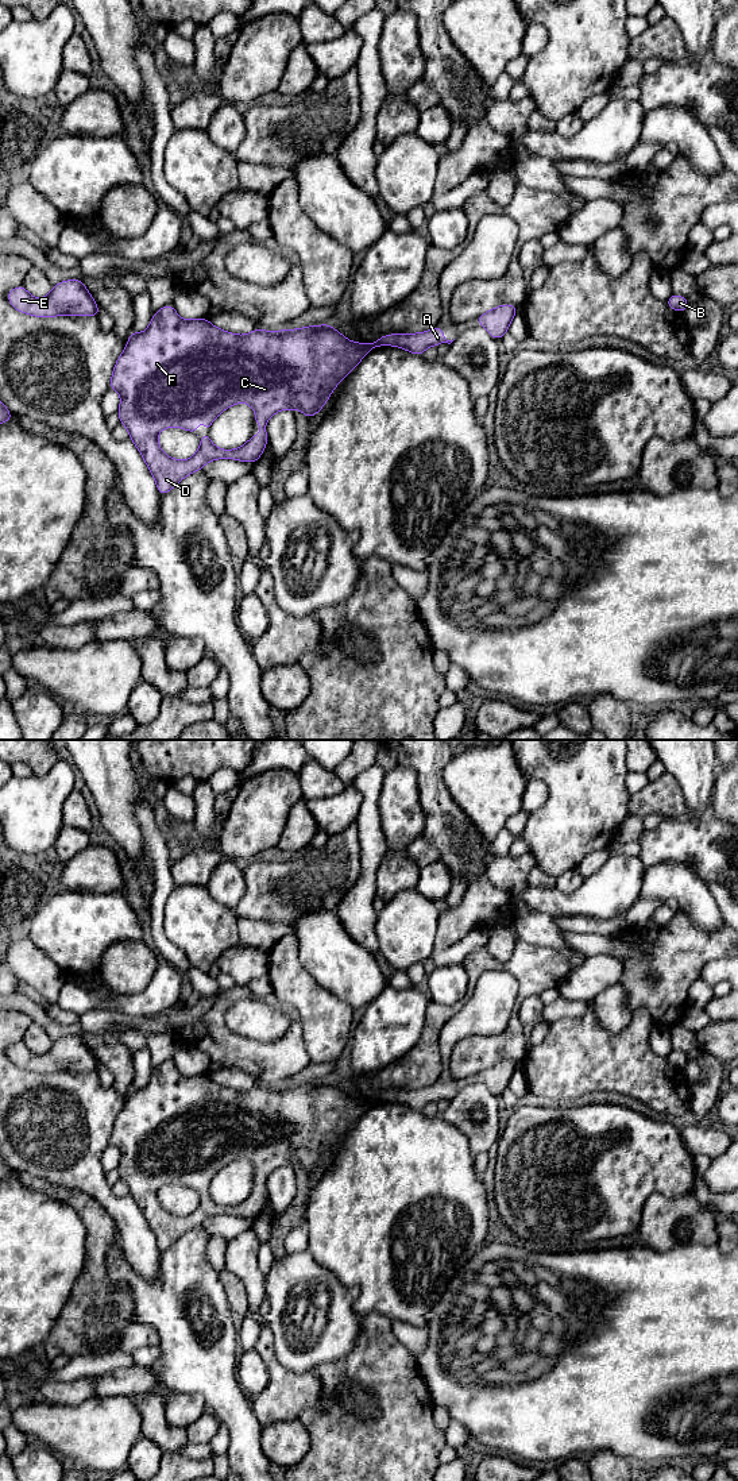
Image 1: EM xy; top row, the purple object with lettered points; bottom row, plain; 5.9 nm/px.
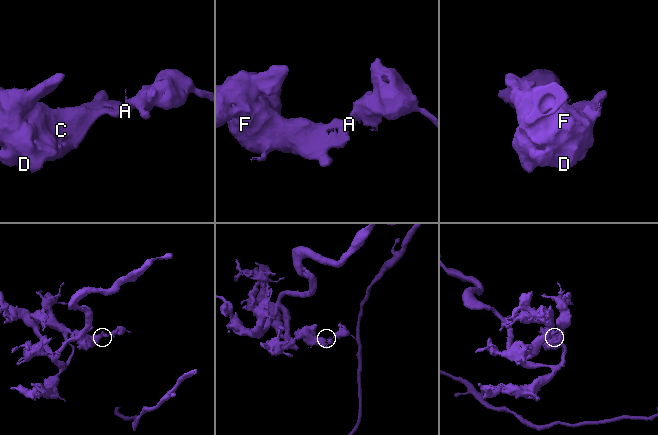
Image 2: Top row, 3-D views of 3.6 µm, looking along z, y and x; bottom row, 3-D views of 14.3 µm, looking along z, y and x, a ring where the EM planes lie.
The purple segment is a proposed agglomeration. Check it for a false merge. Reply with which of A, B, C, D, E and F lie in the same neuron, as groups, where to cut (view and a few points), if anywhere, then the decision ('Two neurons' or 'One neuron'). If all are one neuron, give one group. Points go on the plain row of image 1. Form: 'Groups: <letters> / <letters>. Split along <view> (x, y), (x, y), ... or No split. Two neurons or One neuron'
Groups: A B C D E F. No split. One neuron

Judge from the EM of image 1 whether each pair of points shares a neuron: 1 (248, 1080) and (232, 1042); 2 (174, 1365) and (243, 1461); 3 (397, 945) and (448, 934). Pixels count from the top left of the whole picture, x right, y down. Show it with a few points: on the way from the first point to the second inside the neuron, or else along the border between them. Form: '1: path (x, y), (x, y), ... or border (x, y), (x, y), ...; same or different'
1: border (224, 1065), (246, 1071), (257, 1083); different
2: path (201, 1380), (239, 1418), (243, 1424), (243, 1434); same
3: border (440, 906), (433, 951); different

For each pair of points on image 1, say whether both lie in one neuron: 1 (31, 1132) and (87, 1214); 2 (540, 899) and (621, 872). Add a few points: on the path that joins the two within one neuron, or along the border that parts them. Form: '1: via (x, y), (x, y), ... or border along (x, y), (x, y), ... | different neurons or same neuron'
1: border along (54, 1184), (65, 1190), (80, 1190), (99, 1203) | different neurons
2: via (560, 901), (587, 901), (601, 893) | same neuron

